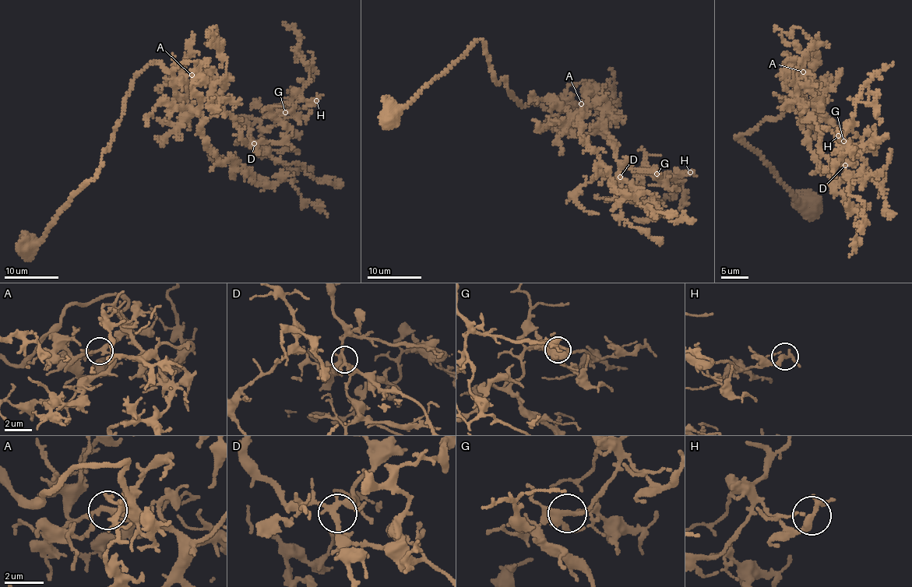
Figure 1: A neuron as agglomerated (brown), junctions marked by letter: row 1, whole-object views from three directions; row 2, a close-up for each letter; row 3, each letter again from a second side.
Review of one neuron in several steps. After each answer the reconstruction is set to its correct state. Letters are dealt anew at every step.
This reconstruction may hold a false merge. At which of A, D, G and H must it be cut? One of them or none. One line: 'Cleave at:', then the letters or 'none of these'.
Cleave at: none of these

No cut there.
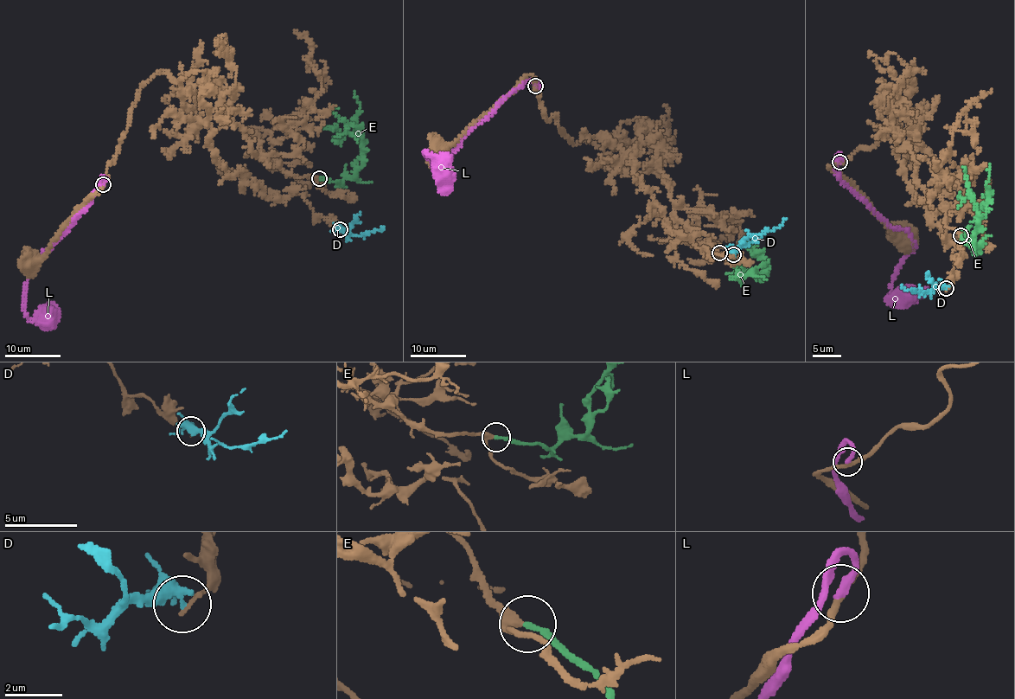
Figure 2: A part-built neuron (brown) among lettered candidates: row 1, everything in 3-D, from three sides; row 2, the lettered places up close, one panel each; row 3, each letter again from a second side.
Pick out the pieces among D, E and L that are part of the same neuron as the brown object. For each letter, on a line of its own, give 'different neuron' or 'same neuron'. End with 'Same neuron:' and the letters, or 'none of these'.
D: different neuron
E: same neuron
L: different neuron
Same neuron: E

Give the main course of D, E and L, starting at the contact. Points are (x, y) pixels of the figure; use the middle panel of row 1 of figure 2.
D: (733, 254), (740, 243), (751, 236), (775, 230), (785, 218)
E: (720, 253), (724, 253), (739, 272), (753, 269), (759, 272), (763, 271), (758, 277), (767, 271), (762, 268)
L: (536, 86), (528, 81), (514, 88), (445, 163), (435, 166), (425, 154), (433, 157), (434, 176), (448, 194)

